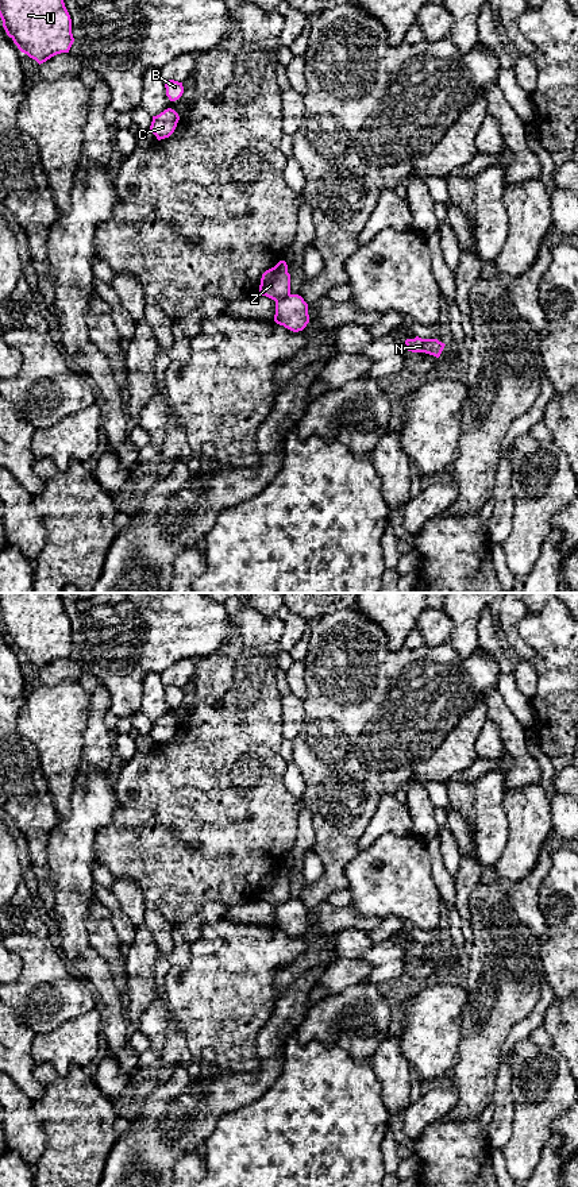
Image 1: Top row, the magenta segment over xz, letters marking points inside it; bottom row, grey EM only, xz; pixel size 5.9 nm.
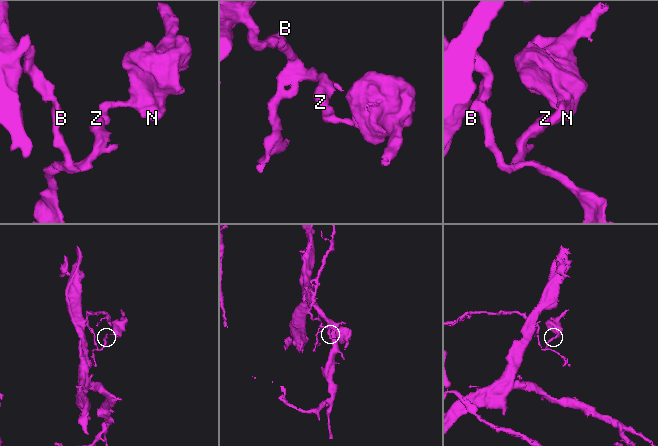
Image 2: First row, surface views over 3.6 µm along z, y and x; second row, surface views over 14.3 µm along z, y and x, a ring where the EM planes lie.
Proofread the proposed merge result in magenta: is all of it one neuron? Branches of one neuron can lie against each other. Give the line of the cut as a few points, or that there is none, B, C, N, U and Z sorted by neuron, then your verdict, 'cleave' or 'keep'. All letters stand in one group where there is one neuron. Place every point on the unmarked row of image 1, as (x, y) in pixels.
cut in xz along (289, 898), (276, 906); B C U Z / N; cleave

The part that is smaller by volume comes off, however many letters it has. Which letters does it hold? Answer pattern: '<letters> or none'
N

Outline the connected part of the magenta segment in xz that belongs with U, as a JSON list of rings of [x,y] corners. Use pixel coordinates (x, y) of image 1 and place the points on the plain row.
[[[0,593],[0,623],[18,654],[39,670],[57,659],[69,658],[74,647],[72,624],[59,593]]]

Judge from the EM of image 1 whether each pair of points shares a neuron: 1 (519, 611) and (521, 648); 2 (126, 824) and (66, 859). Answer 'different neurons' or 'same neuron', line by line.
1: same neuron
2: different neurons

